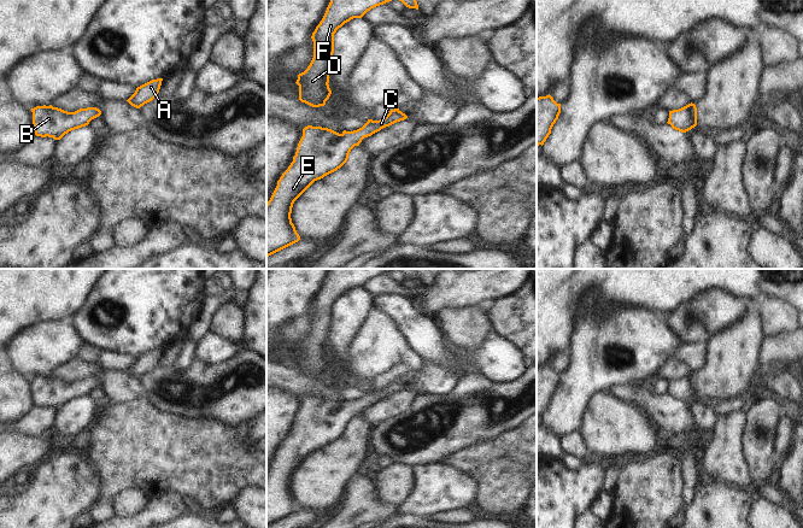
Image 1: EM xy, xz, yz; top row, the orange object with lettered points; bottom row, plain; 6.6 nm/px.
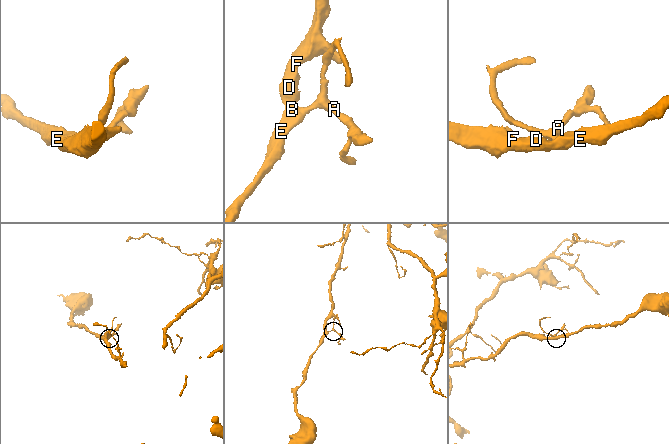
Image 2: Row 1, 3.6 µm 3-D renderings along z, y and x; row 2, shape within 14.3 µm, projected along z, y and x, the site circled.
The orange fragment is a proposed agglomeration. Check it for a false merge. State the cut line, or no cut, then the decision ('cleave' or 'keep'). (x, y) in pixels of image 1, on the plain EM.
no cut; keep

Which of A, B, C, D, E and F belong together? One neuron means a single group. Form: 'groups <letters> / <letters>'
groups A B C D E F

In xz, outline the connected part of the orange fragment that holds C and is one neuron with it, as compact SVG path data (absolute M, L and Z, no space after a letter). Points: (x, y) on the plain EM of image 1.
M399 379L380 389L368 392L353 401L341 404L322 397L307 395L298 413L295 426L266 473L266 528L300 510L292 493L294 471L317 450L340 439L354 416L364 407L406 389Z

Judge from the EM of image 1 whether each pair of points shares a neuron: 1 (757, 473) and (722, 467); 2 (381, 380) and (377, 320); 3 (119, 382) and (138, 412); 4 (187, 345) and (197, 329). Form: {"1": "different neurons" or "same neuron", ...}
{"1": "different neurons", "2": "different neurons", "3": "different neurons", "4": "different neurons"}

